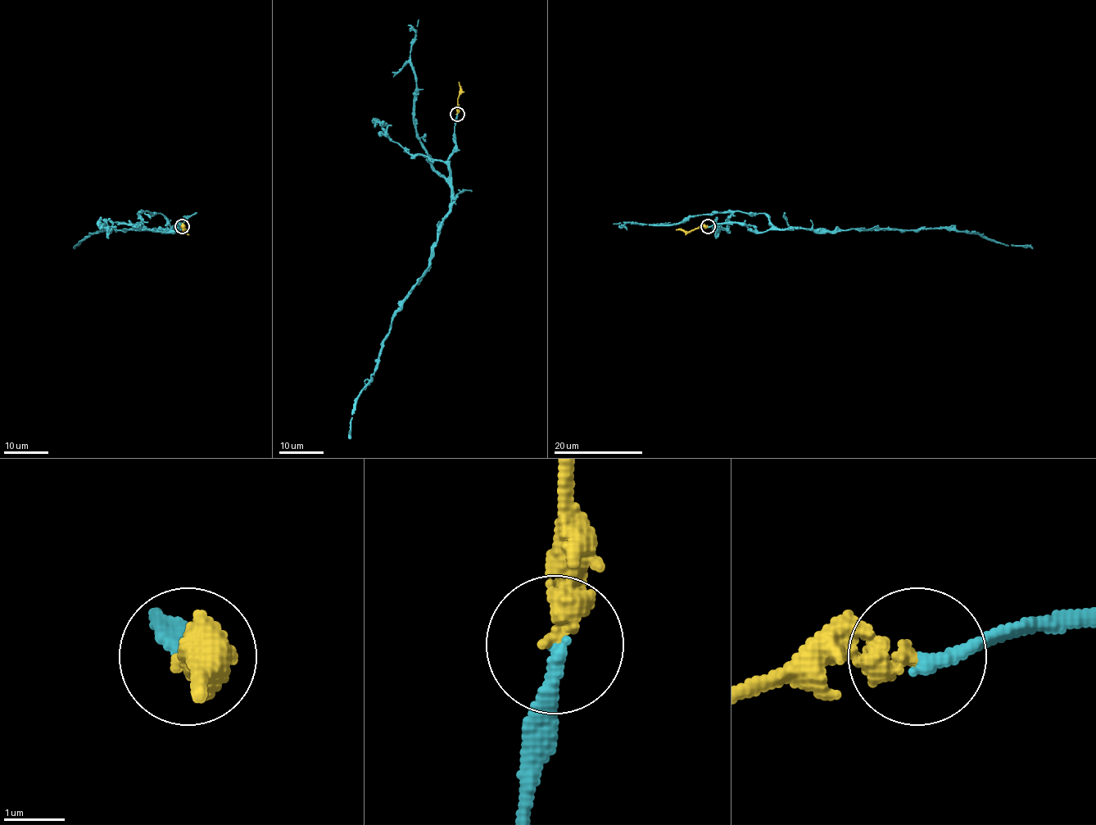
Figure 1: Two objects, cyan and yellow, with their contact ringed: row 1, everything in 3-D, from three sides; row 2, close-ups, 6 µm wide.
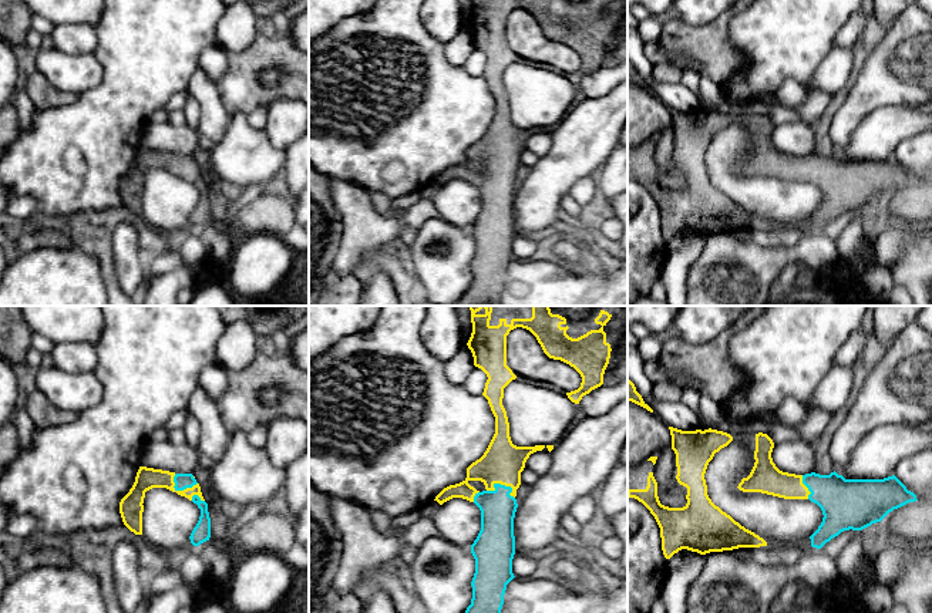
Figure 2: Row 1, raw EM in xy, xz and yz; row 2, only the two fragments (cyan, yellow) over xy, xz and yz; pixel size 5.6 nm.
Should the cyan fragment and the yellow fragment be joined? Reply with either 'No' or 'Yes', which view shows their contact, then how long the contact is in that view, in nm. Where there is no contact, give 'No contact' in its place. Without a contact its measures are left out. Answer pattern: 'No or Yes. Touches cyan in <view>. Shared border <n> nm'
Yes. Touches cyan in xz. Shared border 170 nm

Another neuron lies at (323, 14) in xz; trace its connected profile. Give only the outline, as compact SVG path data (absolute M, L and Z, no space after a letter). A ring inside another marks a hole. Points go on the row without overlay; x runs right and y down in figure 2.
M309 0L309 44L346 17L374 9L376 0Z

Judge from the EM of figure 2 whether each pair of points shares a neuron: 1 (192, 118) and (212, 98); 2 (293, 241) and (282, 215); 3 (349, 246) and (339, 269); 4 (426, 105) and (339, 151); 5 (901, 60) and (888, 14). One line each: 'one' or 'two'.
1: two
2: two
3: one
4: one
5: two

